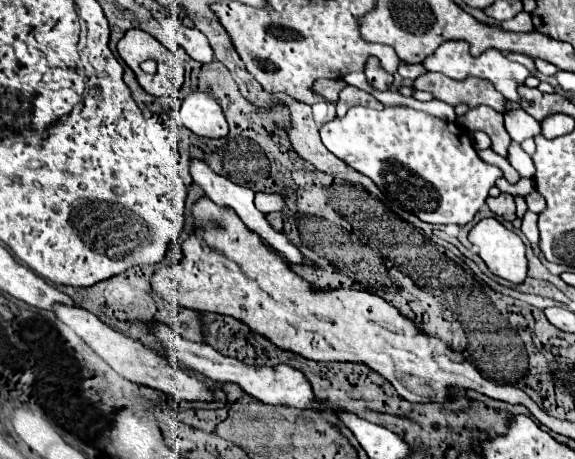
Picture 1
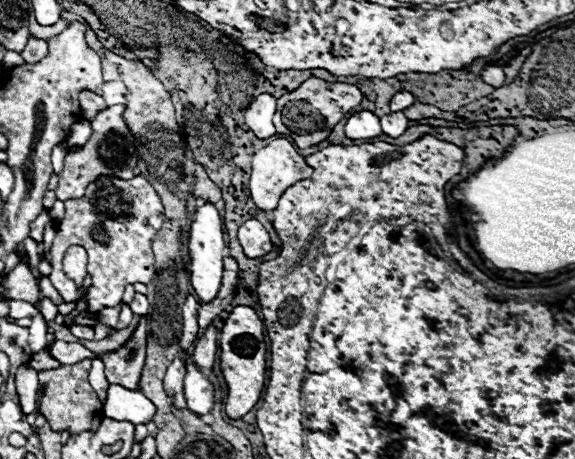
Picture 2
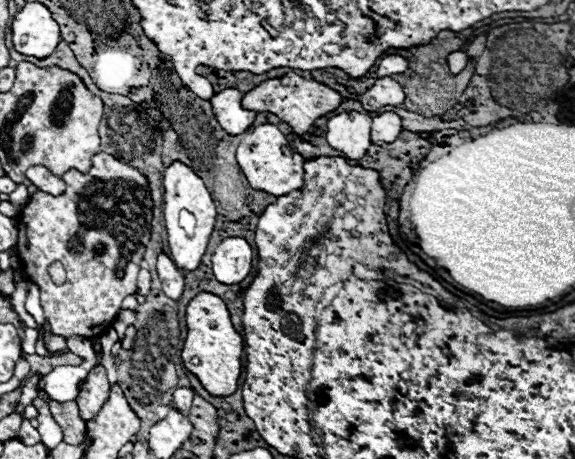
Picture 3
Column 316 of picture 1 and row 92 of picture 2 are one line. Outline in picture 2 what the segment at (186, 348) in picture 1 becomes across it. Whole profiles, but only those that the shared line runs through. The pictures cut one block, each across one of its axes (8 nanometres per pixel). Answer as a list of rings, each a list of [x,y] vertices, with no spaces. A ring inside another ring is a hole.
[[[398,92],[398,94],[392,98],[390,108],[392,108],[392,110],[396,110],[396,112],[400,112],[400,110],[404,110],[404,108],[412,106],[414,102],[416,102],[416,98],[414,98],[410,92]]]

